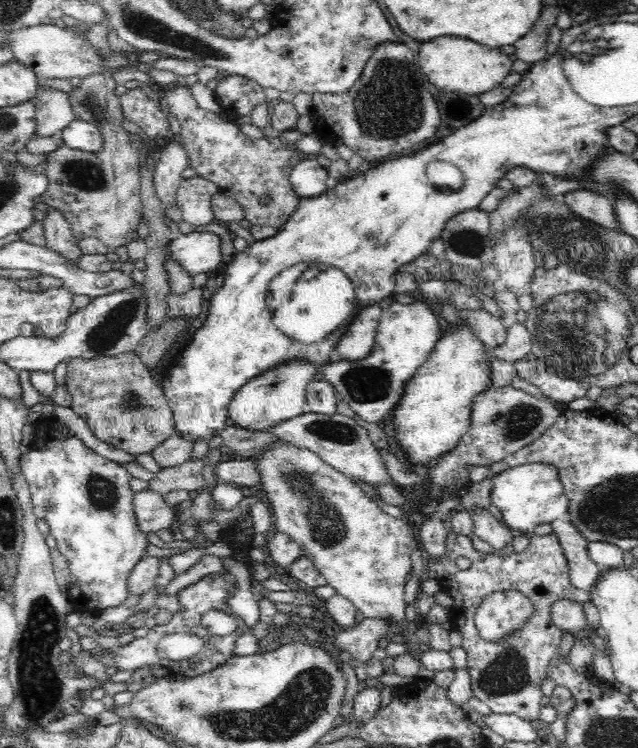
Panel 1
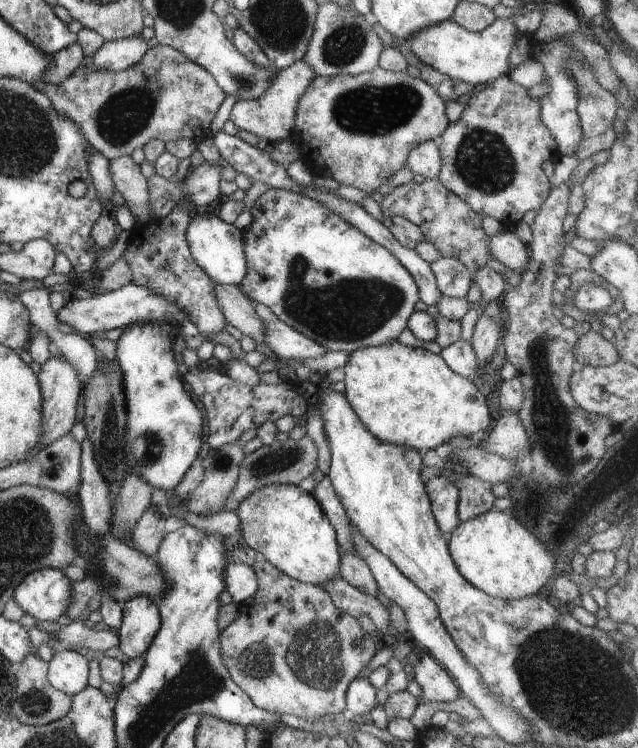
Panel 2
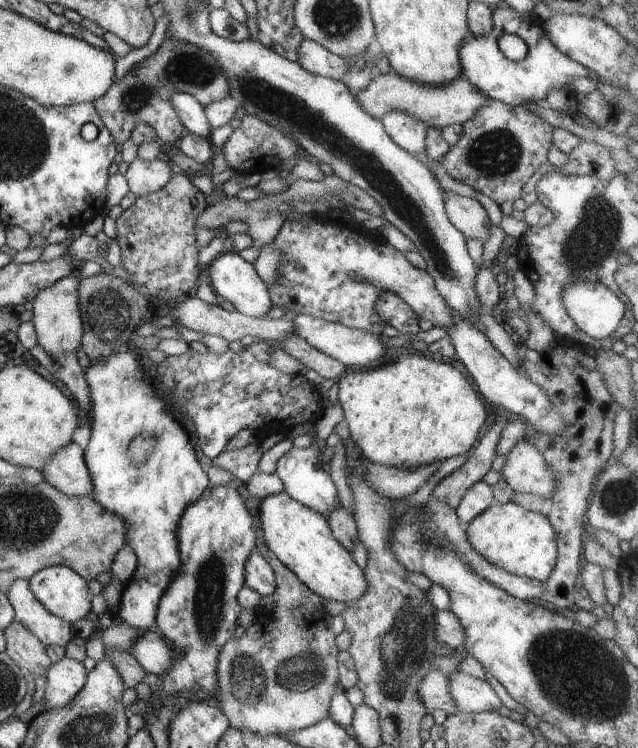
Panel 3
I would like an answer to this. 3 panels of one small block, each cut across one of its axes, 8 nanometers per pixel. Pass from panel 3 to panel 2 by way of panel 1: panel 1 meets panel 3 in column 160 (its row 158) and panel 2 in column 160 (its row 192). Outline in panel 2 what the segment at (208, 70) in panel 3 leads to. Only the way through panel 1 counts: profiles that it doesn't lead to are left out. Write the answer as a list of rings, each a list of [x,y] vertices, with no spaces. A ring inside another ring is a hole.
[[[160,44],[148,50],[138,64],[126,70],[106,72],[102,68],[90,66],[86,71],[82,66],[58,86],[44,82],[34,82],[32,86],[50,98],[58,114],[74,120],[86,140],[109,162],[122,156],[130,156],[134,150],[141,150],[150,140],[159,139],[166,143],[189,138],[197,143],[206,139],[211,132],[210,124],[216,112],[228,98],[226,92],[222,91],[216,80],[202,66],[194,64],[184,54]]]

